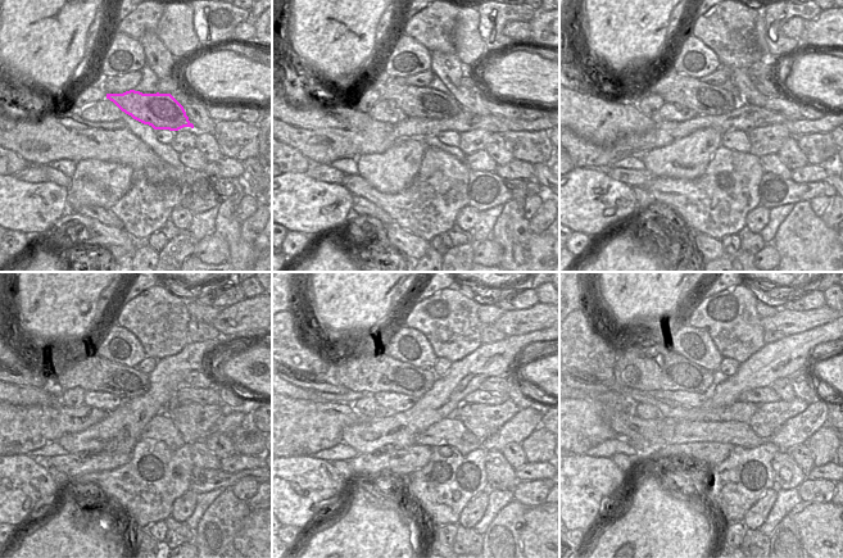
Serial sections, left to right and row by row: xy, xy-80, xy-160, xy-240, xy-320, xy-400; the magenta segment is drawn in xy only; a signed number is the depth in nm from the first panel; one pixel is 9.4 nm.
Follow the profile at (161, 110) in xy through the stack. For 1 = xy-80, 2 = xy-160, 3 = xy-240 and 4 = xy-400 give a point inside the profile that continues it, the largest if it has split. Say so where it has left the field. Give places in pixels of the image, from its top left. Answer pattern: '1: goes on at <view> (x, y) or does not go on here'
1: goes on at xy-80 (415, 101)
2: goes on at xy-160 (703, 99)
3: goes on at xy-240 (91, 372)
4: goes on at xy-400 (648, 366)

